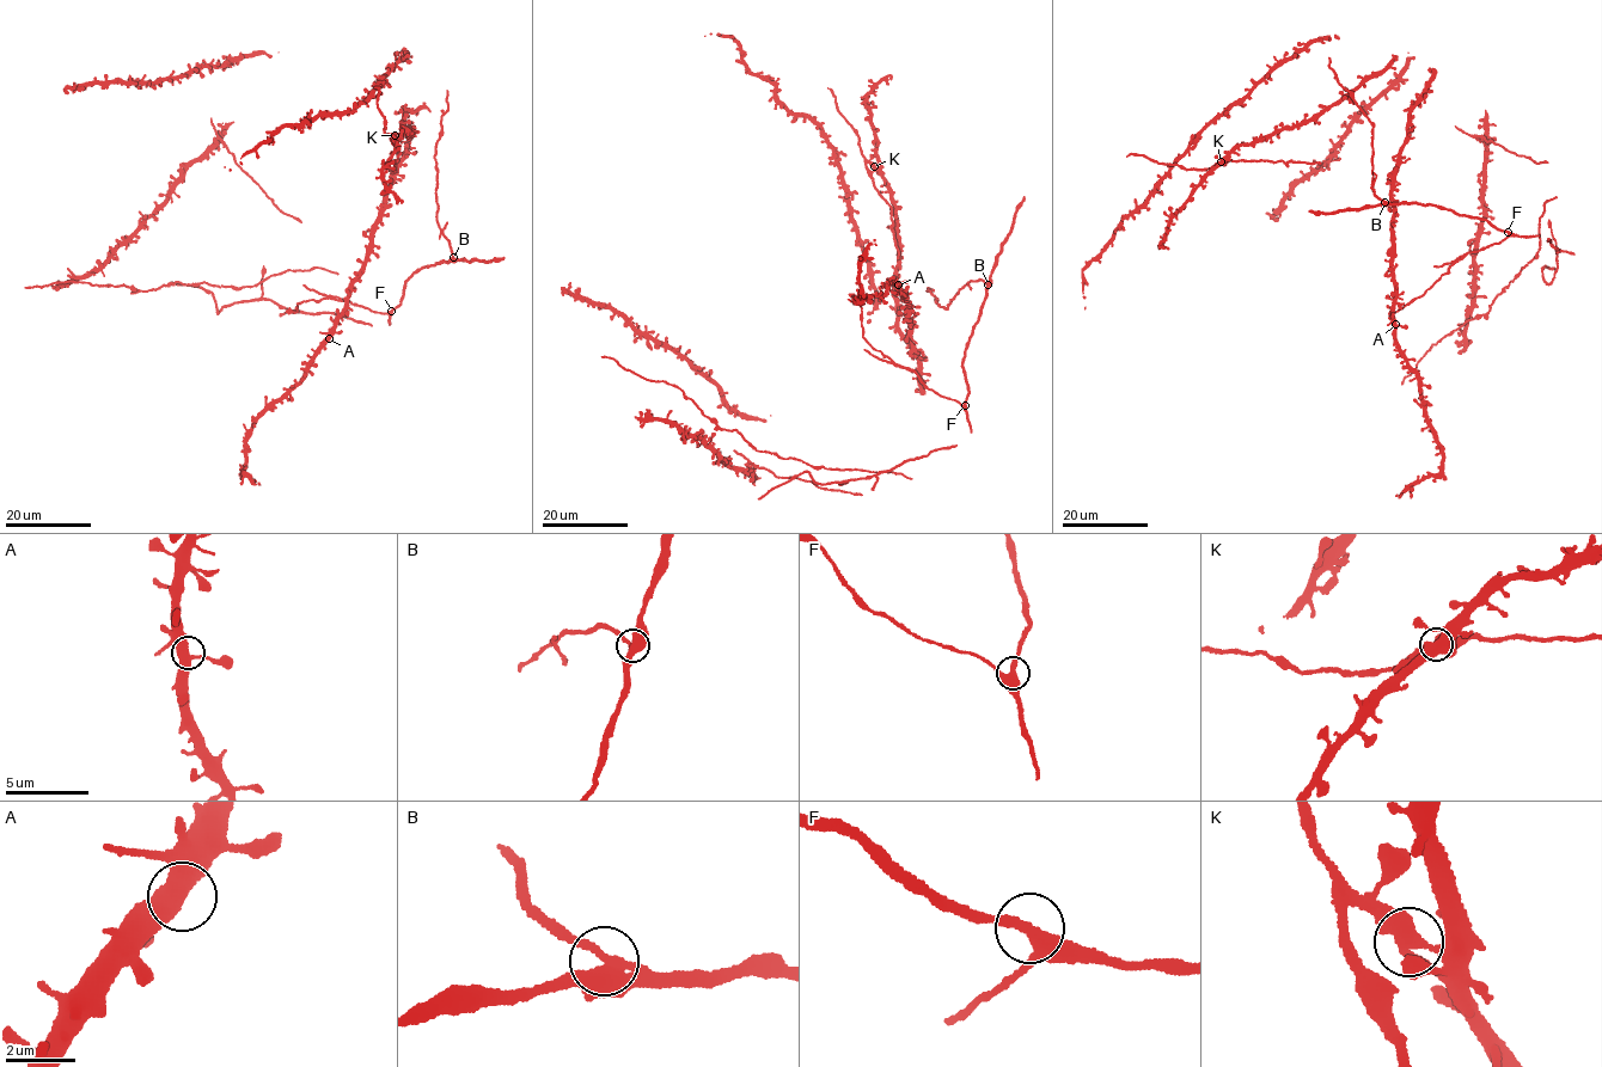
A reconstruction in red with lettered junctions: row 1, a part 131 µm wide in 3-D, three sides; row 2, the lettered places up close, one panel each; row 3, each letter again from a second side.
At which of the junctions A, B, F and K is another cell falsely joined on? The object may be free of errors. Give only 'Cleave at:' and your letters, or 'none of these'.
Cleave at: K

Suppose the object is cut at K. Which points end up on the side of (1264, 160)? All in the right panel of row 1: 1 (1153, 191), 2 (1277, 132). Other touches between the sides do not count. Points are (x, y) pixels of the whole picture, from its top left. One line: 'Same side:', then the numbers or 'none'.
Same side: none

